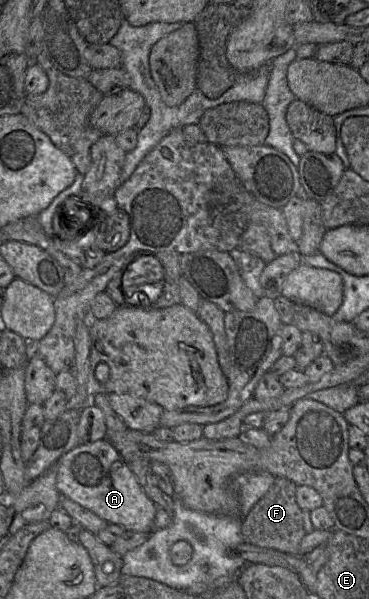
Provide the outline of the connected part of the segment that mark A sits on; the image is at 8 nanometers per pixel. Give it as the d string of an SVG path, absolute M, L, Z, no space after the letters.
M107 440L82 442L57 461L56 486L65 496L92 511L108 523L135 532L150 534L158 506L144 492L136 476L117 449Z

